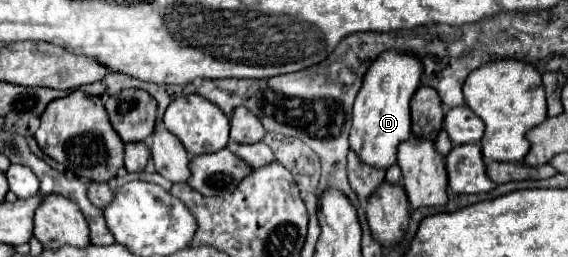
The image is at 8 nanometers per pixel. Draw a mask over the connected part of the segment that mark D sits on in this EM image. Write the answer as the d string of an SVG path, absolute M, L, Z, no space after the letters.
M384 52L378 56L364 76L364 84L354 102L354 118L350 130L350 150L370 168L388 170L396 164L398 144L412 136L410 98L420 84L422 66L414 56L402 52Z

